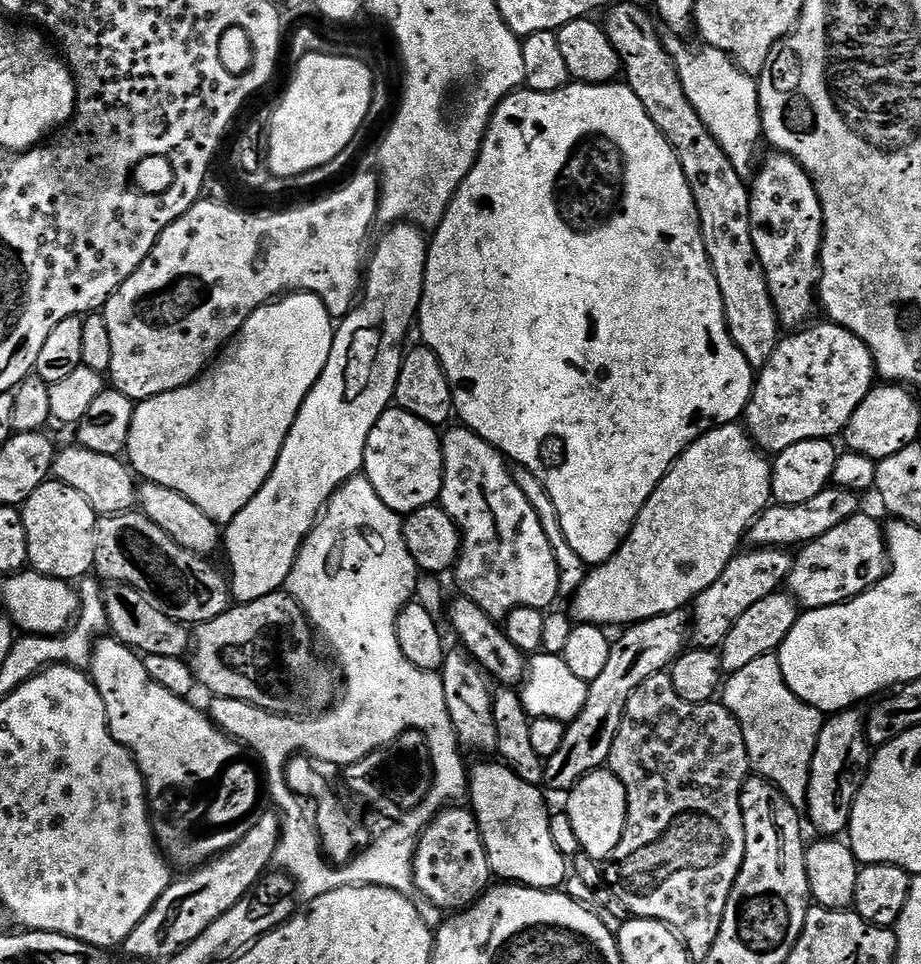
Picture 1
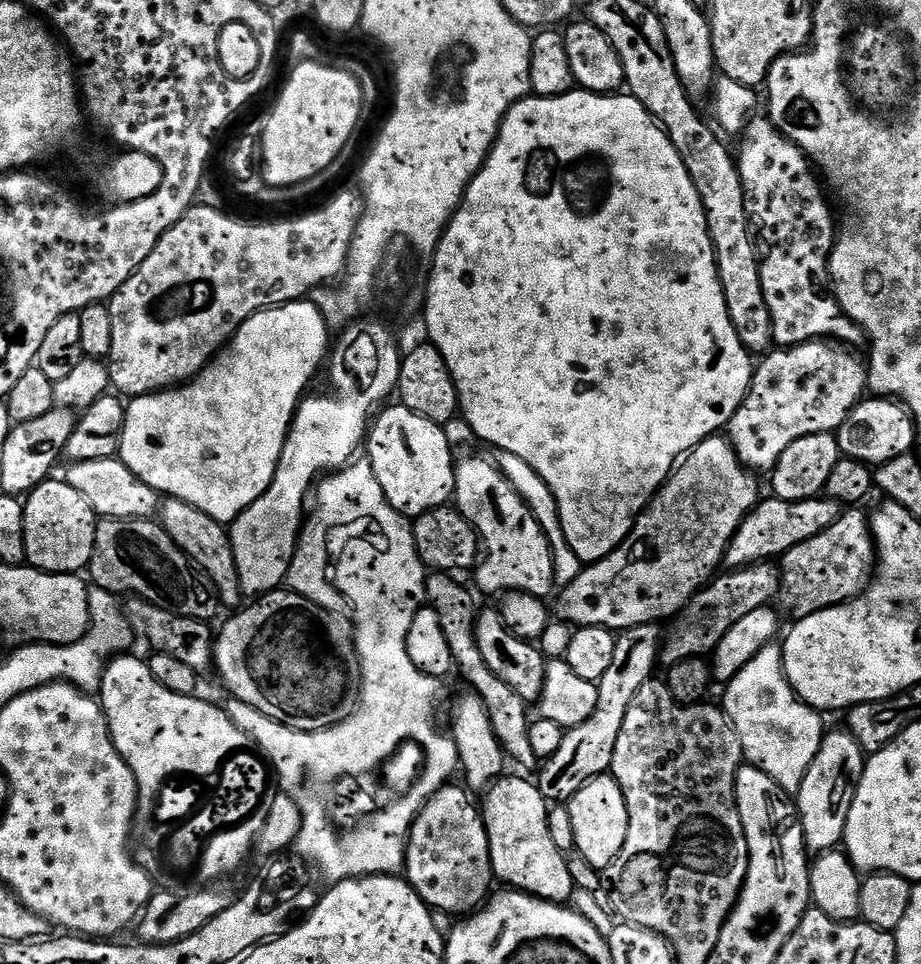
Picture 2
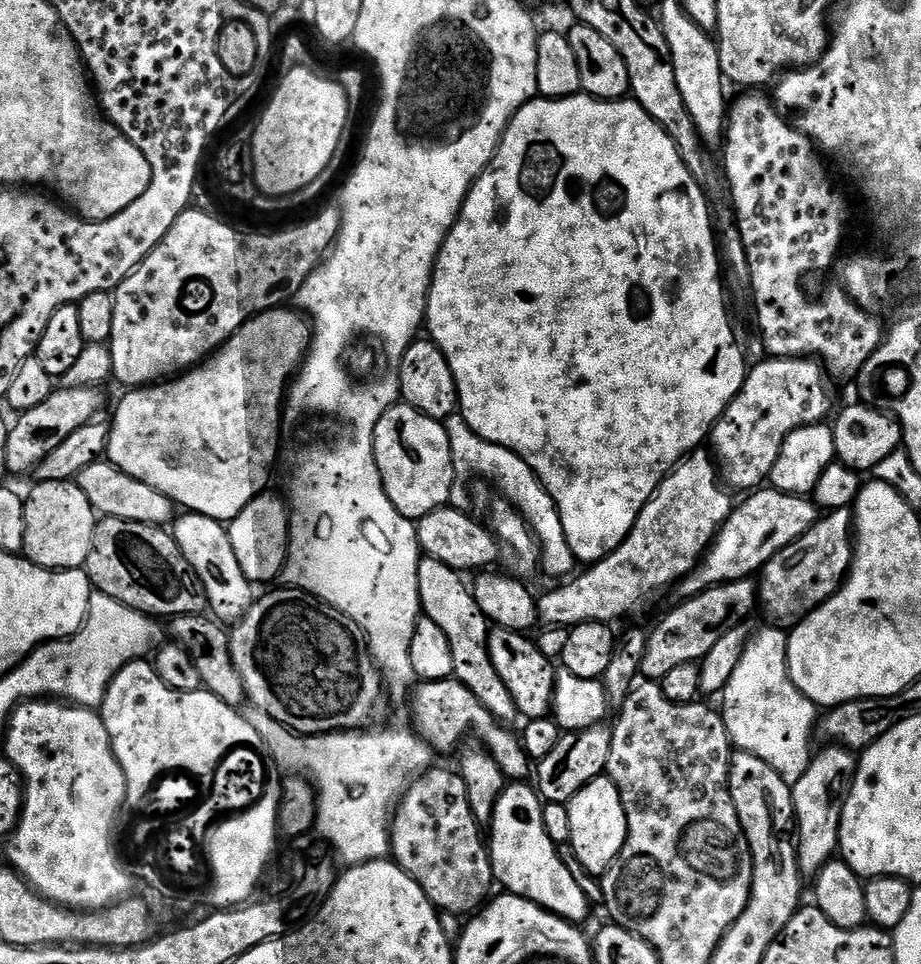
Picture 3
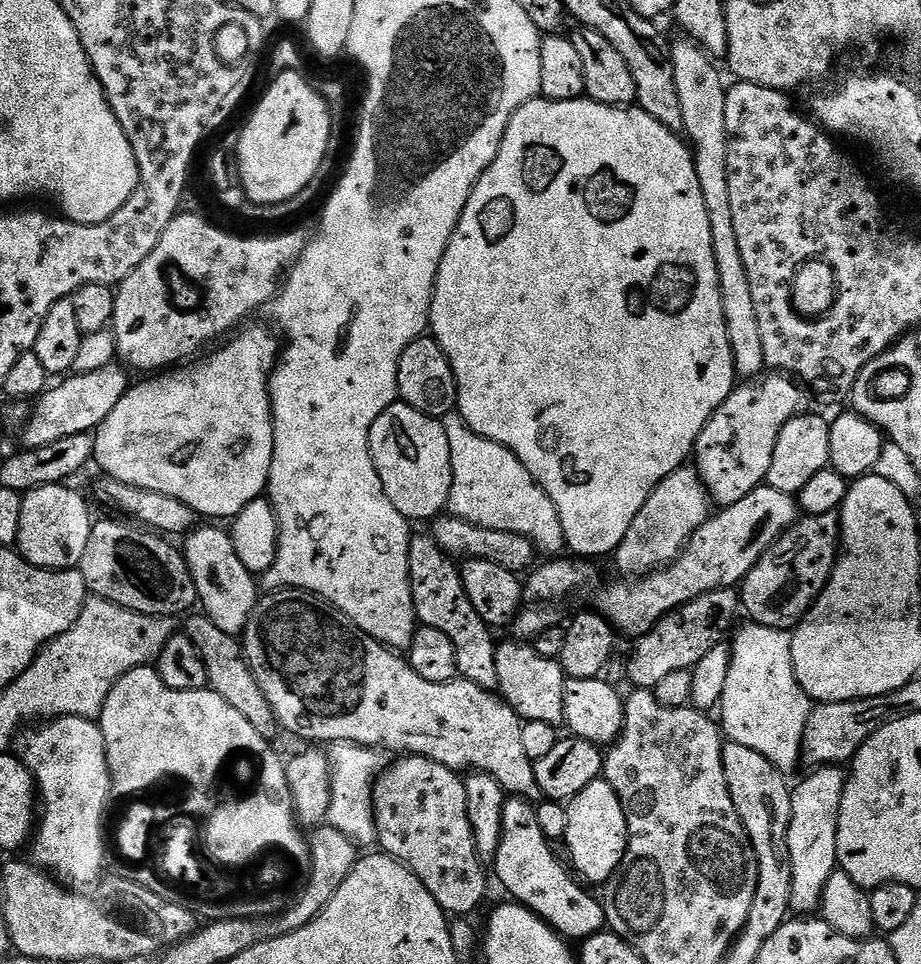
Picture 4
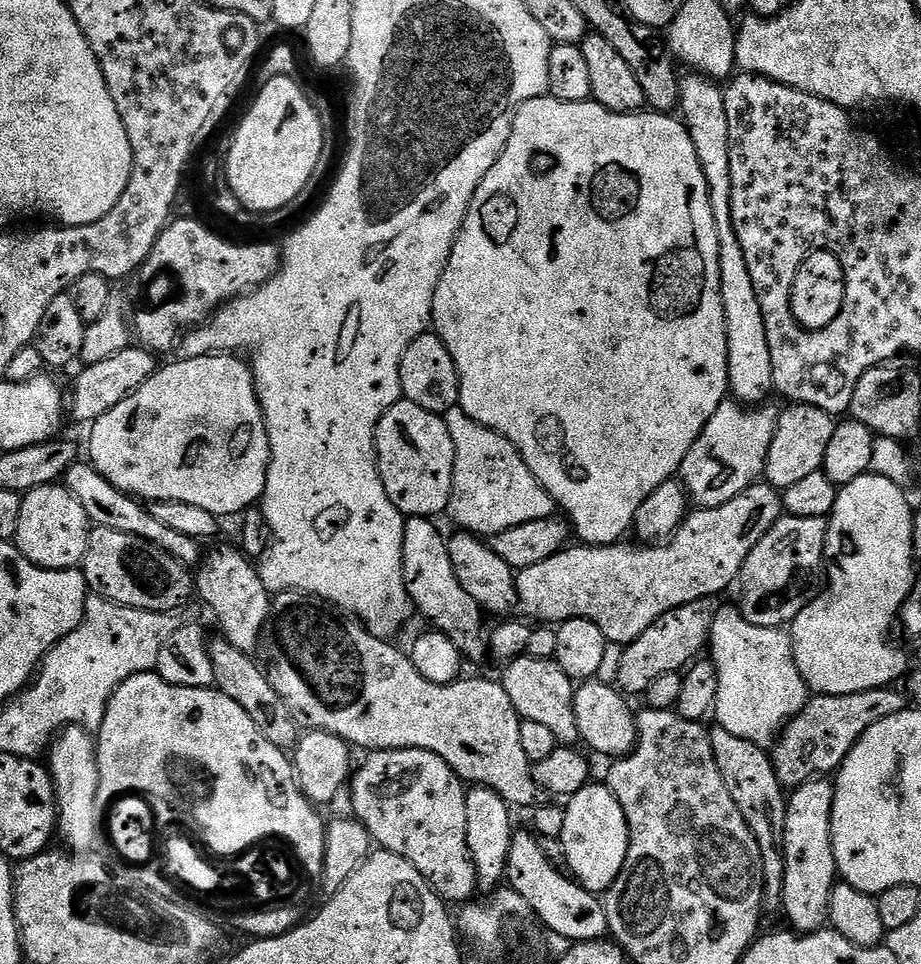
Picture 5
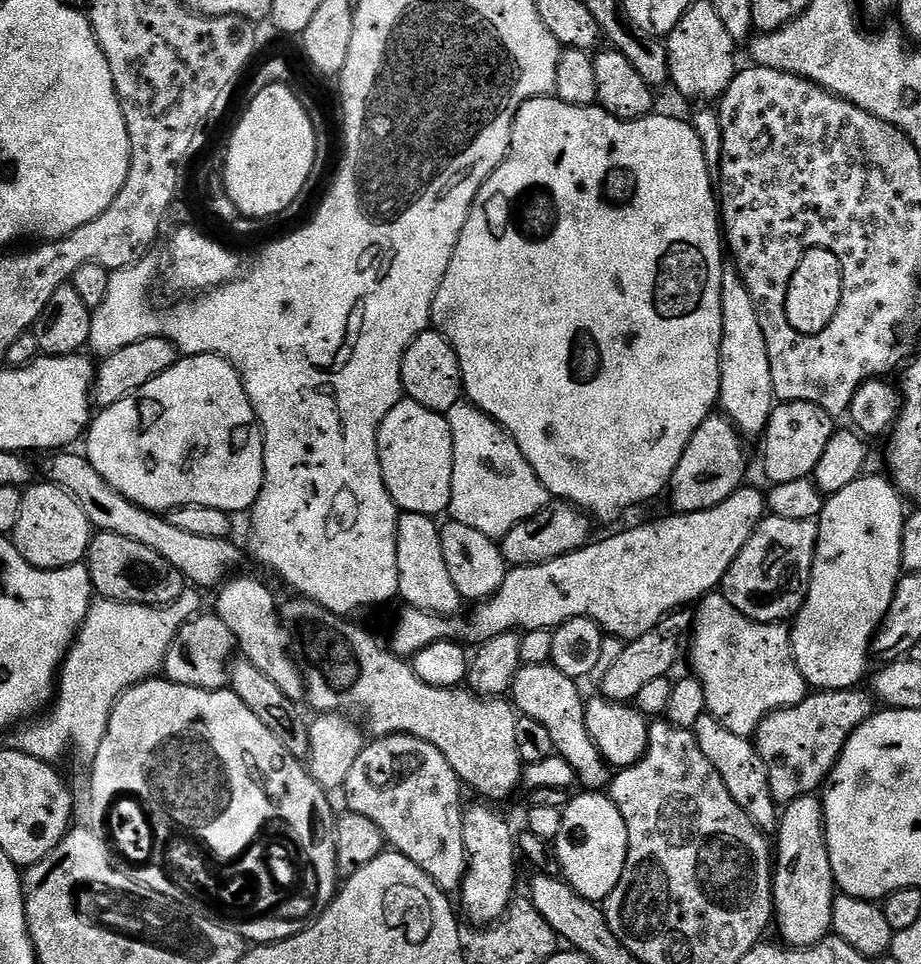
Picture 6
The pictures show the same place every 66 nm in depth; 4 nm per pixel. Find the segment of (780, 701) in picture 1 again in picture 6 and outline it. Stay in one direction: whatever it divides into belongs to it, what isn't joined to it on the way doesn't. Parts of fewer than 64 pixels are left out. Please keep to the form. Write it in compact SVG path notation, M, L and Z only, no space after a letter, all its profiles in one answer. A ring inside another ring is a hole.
M723 591L709 592L699 601L694 612L694 627L690 633L691 648L691 671L706 690L708 712L718 718L718 722L722 722L726 730L734 730L734 734L739 736L751 737L771 712L794 706L809 695L810 686L802 678L792 653L791 631L783 623L760 624L757 620L746 618L724 597Z

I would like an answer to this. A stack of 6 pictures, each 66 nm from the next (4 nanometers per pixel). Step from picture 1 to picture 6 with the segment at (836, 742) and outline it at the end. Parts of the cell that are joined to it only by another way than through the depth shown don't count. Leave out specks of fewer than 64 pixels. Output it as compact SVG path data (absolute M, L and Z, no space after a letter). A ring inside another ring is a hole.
M819 795L803 796L783 805L780 827L774 836L774 864L772 898L774 924L775 927L780 927L781 938L779 937L779 939L785 945L793 948L810 948L813 944L819 944L832 932L832 911L834 910L834 900L838 895L824 833L824 802Z

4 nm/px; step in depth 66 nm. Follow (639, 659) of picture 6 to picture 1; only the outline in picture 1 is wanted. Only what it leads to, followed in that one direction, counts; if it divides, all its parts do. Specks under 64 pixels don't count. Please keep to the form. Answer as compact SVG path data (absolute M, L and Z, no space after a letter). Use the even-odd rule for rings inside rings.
M753 547L752 552L741 551L722 570L722 578L714 582L714 586L706 586L702 594L690 608L690 632L694 637L695 647L719 649L723 644L726 634L734 630L734 622L750 610L762 598L770 598L774 593L781 591L787 585L788 575L792 569L794 559L791 551L782 548Z

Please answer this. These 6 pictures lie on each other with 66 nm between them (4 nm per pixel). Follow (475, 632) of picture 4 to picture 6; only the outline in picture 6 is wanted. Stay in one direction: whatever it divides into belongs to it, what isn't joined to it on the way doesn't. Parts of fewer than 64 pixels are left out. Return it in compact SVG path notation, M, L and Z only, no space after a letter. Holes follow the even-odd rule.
M400 512L398 515L398 590L399 599L410 608L430 612L433 616L454 616L465 607L464 597L458 594L454 578L446 567L440 541L441 525L426 514Z

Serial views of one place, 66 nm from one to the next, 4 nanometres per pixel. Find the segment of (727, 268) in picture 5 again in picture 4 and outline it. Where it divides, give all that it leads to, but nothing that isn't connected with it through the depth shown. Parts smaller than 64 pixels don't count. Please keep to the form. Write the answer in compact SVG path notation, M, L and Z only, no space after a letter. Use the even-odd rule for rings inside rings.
M680 38L677 44L675 41L671 45L671 50L674 86L678 86L678 102L682 106L683 135L690 145L692 160L696 164L698 186L702 186L706 214L710 214L710 242L714 246L714 258L718 266L722 310L726 318L730 350L734 354L736 374L740 378L756 378L765 371L766 365L762 354L762 334L758 330L758 314L754 310L754 298L750 295L750 278L746 278L746 266L742 266L742 250L738 250L734 217L730 211L730 182L726 170L726 83L720 77L719 70L712 65L715 64L713 57L693 40Z

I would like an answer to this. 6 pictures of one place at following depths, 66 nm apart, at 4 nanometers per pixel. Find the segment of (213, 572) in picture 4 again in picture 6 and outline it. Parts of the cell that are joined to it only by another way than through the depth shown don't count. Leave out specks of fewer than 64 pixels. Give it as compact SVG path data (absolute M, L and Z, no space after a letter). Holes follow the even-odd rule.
M239 576L229 579L215 593L215 596L217 595L215 615L224 620L226 626L230 626L230 634L235 647L243 659L254 662L254 666L258 666L258 670L262 670L262 674L266 674L266 678L270 678L270 682L277 684L278 690L282 690L282 694L286 694L297 702L303 701L306 693L302 668L295 659L292 661L288 657L290 640L282 627L278 600L272 597L271 590L262 581L255 580L252 576Z

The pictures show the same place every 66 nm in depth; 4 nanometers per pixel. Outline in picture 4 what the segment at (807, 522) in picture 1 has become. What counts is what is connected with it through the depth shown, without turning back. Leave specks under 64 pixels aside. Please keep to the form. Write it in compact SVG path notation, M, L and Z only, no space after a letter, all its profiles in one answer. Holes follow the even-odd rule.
M761 486L754 489L750 494L746 494L746 498L742 498L742 502L734 502L729 508L720 508L716 513L709 515L707 522L705 522L700 529L697 530L690 538L690 542L684 547L683 552L680 553L678 559L673 560L667 568L657 568L654 572L649 572L646 576L639 578L620 578L617 579L617 584L608 584L600 592L600 608L598 607L599 615L603 616L613 629L621 637L632 636L631 638L639 638L645 636L653 626L656 625L666 614L670 614L675 608L681 608L686 602L690 602L694 598L698 598L702 594L712 592L716 588L736 588L744 579L750 574L750 570L758 562L758 558L762 558L762 554L766 554L766 550L778 539L778 537L785 532L787 528L791 528L798 519L798 500L796 496L790 494L782 494L782 490L774 490L767 486Z

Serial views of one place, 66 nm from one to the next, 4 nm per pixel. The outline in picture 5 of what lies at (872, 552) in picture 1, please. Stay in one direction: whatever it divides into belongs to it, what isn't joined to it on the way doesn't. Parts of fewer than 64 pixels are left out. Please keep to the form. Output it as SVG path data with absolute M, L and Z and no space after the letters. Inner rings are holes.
M781 515L762 542L750 550L734 585L735 603L746 622L754 626L784 628L791 625L802 610L806 610L813 598L819 596L826 572L824 547L827 533L828 522L825 518Z

